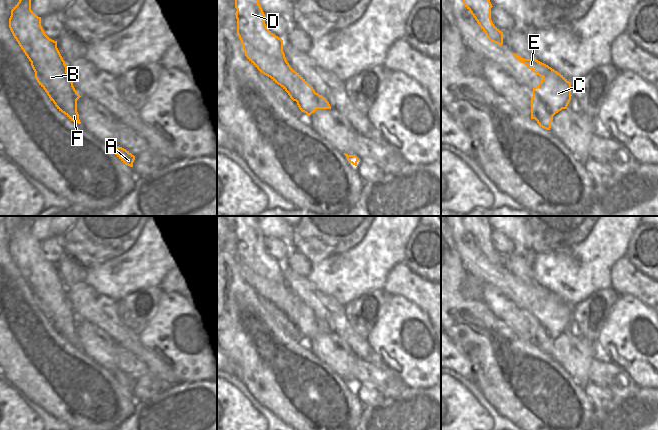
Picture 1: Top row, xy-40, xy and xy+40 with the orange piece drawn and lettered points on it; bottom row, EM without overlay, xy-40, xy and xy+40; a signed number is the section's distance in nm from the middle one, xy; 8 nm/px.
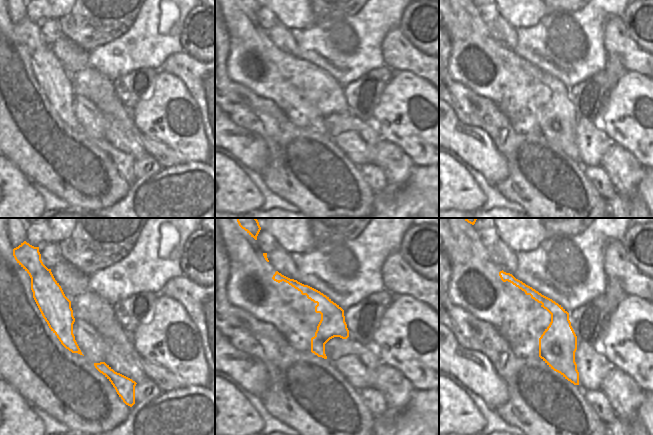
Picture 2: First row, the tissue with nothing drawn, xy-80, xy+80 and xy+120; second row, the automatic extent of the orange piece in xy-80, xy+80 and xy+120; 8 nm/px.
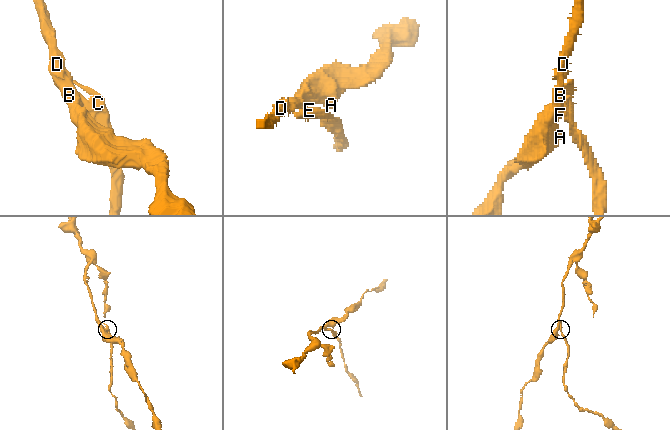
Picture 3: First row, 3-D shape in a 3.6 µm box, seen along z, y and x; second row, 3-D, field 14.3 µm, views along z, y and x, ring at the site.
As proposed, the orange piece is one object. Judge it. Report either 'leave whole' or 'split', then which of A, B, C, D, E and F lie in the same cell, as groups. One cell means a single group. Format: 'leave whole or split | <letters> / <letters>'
split | A B D F / C E

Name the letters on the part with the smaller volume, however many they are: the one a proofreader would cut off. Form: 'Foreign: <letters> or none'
Foreign: C, E

